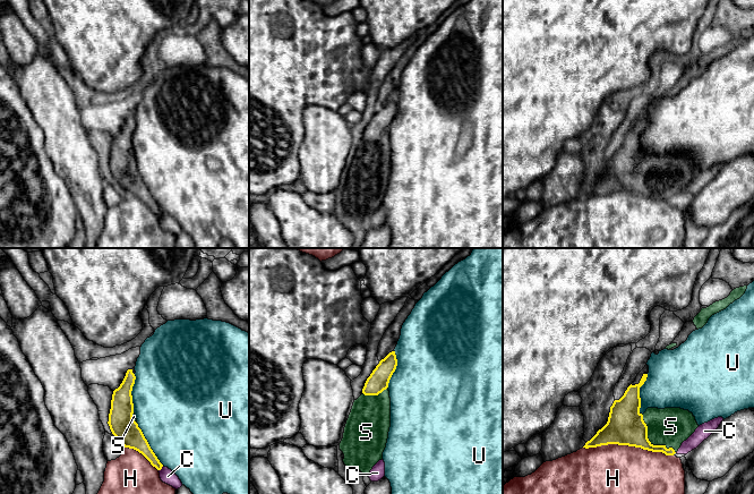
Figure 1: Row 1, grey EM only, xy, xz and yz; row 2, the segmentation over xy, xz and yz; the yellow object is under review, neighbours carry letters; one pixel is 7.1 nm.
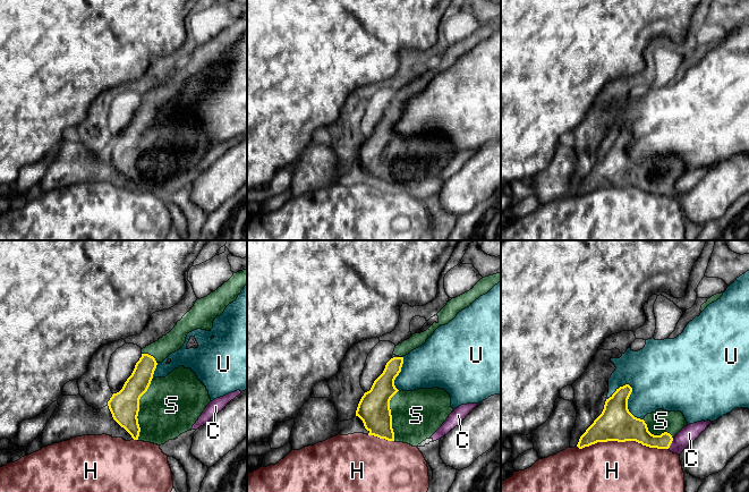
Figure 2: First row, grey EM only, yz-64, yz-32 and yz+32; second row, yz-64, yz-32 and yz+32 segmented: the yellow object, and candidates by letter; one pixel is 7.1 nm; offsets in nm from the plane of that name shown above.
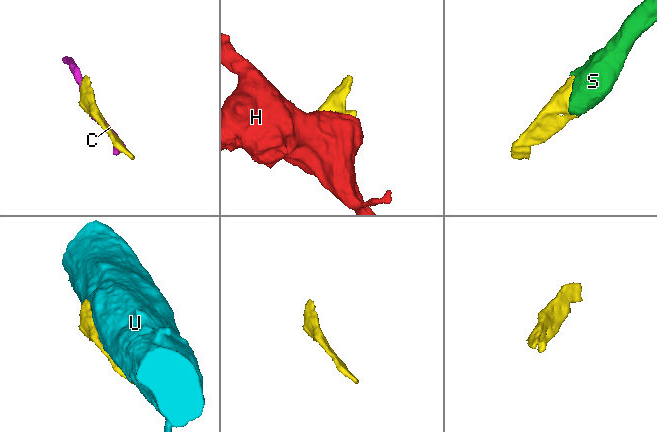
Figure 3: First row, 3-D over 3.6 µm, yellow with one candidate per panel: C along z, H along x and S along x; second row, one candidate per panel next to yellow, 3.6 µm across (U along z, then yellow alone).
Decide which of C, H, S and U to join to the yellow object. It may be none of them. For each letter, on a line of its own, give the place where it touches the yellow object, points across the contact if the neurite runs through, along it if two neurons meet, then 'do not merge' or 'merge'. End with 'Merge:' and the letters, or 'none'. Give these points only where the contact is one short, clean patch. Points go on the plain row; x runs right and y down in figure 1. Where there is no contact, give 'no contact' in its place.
C: meets yellow in xy at (161, 214); do not merge
H: meets yellow in yz at (628, 192); do not merge
S: meets yellow in yz at (649, 187); merge
U: meets yellow in xy at (148, 190); do not merge
Merge: S

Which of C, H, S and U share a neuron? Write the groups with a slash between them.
C / H / S / U

